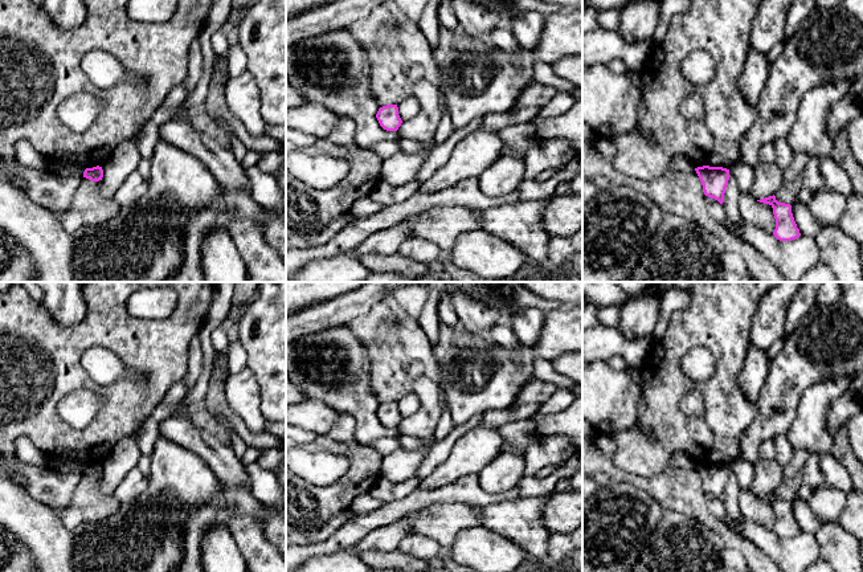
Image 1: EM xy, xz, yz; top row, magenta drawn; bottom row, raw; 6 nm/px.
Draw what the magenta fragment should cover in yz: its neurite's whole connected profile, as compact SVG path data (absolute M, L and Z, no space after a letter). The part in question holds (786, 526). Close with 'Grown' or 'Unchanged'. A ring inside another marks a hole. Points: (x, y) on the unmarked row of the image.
M774 491L757 498L769 500L773 504L773 511L776 515L776 526L773 531L777 536L792 538L801 532L794 518L790 500L778 499Z. Unchanged

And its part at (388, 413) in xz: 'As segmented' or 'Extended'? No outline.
As segmented

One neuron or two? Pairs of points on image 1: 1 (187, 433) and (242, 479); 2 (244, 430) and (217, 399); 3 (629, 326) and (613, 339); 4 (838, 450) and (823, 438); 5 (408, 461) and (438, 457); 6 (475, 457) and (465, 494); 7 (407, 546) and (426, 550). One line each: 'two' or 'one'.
1: one
2: one
3: two
4: two
5: two
6: two
7: one

